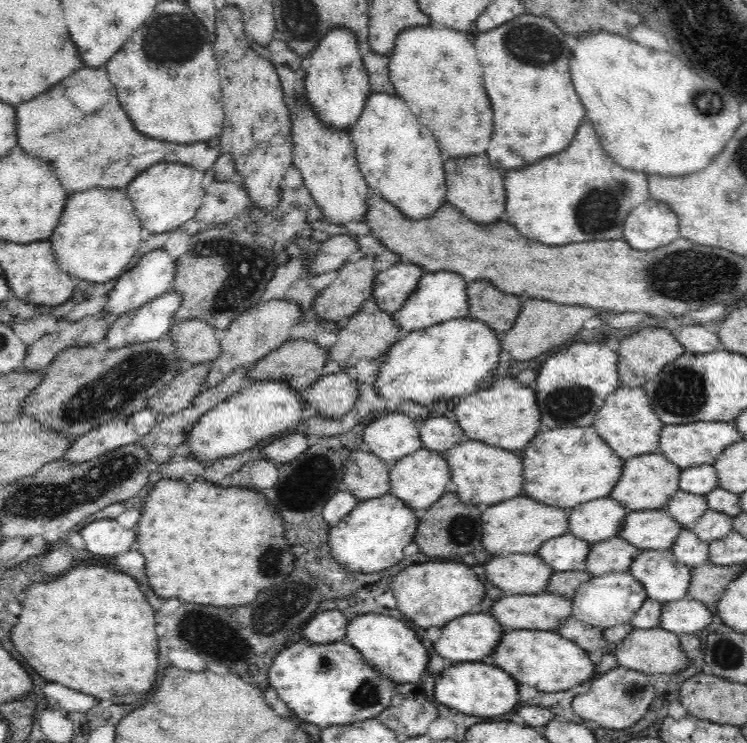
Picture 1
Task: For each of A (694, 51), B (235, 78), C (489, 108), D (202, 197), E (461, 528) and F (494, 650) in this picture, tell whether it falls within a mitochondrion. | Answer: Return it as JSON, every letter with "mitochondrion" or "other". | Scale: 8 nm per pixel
{"A":"other","B":"other","C":"other","D":"other","E":"mitochondrion","F":"other"}

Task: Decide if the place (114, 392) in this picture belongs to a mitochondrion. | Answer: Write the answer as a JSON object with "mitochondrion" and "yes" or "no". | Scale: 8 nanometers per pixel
{"mitochondrion":"yes"}

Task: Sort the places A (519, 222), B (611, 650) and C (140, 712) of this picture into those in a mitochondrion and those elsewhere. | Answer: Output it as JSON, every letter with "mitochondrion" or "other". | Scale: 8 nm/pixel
{"A":"other","B":"other","C":"other"}

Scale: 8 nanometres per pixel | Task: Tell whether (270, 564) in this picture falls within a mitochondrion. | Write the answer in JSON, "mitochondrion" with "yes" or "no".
{"mitochondrion":"yes"}

